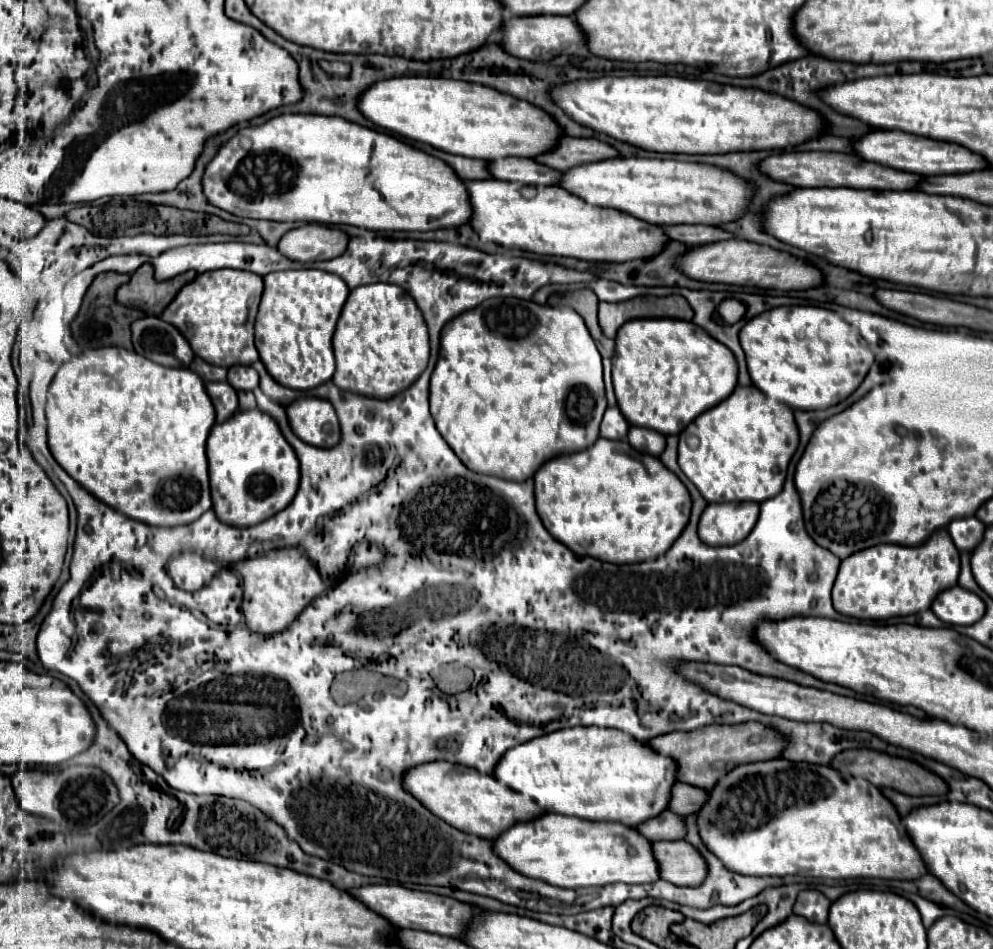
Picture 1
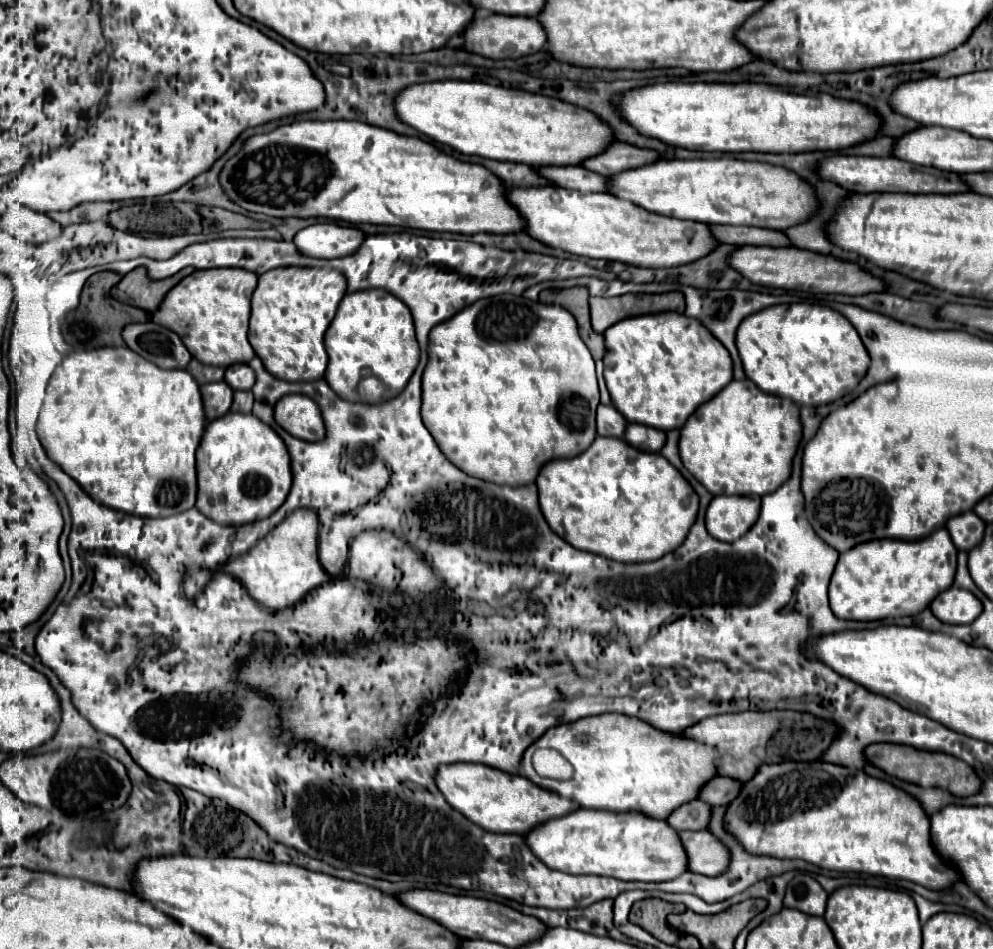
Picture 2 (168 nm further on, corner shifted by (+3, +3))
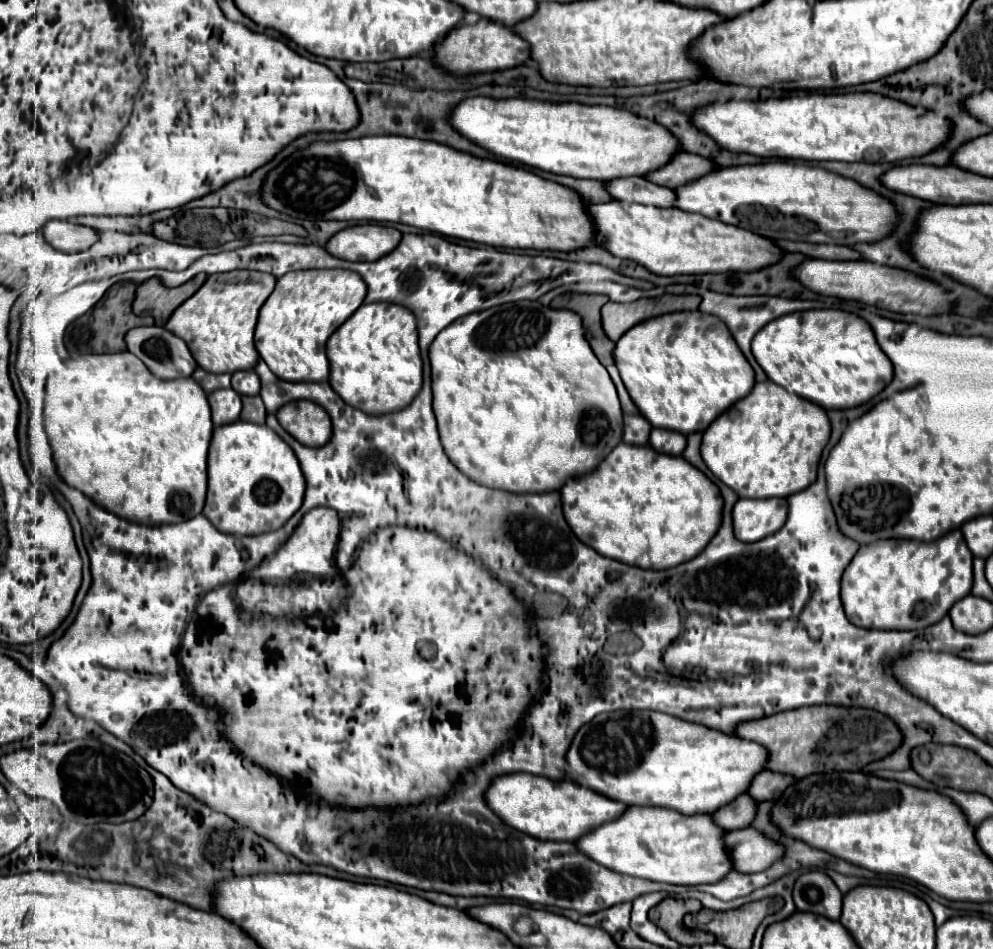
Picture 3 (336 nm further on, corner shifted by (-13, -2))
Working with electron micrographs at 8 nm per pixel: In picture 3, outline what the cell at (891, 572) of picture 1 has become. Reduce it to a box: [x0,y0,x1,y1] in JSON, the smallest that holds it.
[842,529,972,631]

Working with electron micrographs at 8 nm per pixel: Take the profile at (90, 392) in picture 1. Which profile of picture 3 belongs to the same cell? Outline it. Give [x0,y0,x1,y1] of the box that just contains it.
[44,351,212,527]

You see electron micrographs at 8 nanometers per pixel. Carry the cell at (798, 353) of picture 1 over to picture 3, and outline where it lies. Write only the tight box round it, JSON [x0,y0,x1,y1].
[752,309,894,409]

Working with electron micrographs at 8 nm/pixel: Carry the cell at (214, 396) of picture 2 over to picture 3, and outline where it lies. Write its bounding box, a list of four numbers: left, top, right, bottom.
[208,389,242,427]

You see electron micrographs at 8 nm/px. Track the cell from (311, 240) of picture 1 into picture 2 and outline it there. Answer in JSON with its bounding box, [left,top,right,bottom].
[294,222,364,258]

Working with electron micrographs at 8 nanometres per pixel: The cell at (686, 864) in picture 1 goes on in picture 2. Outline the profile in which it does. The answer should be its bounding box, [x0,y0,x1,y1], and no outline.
[678,832,728,876]

